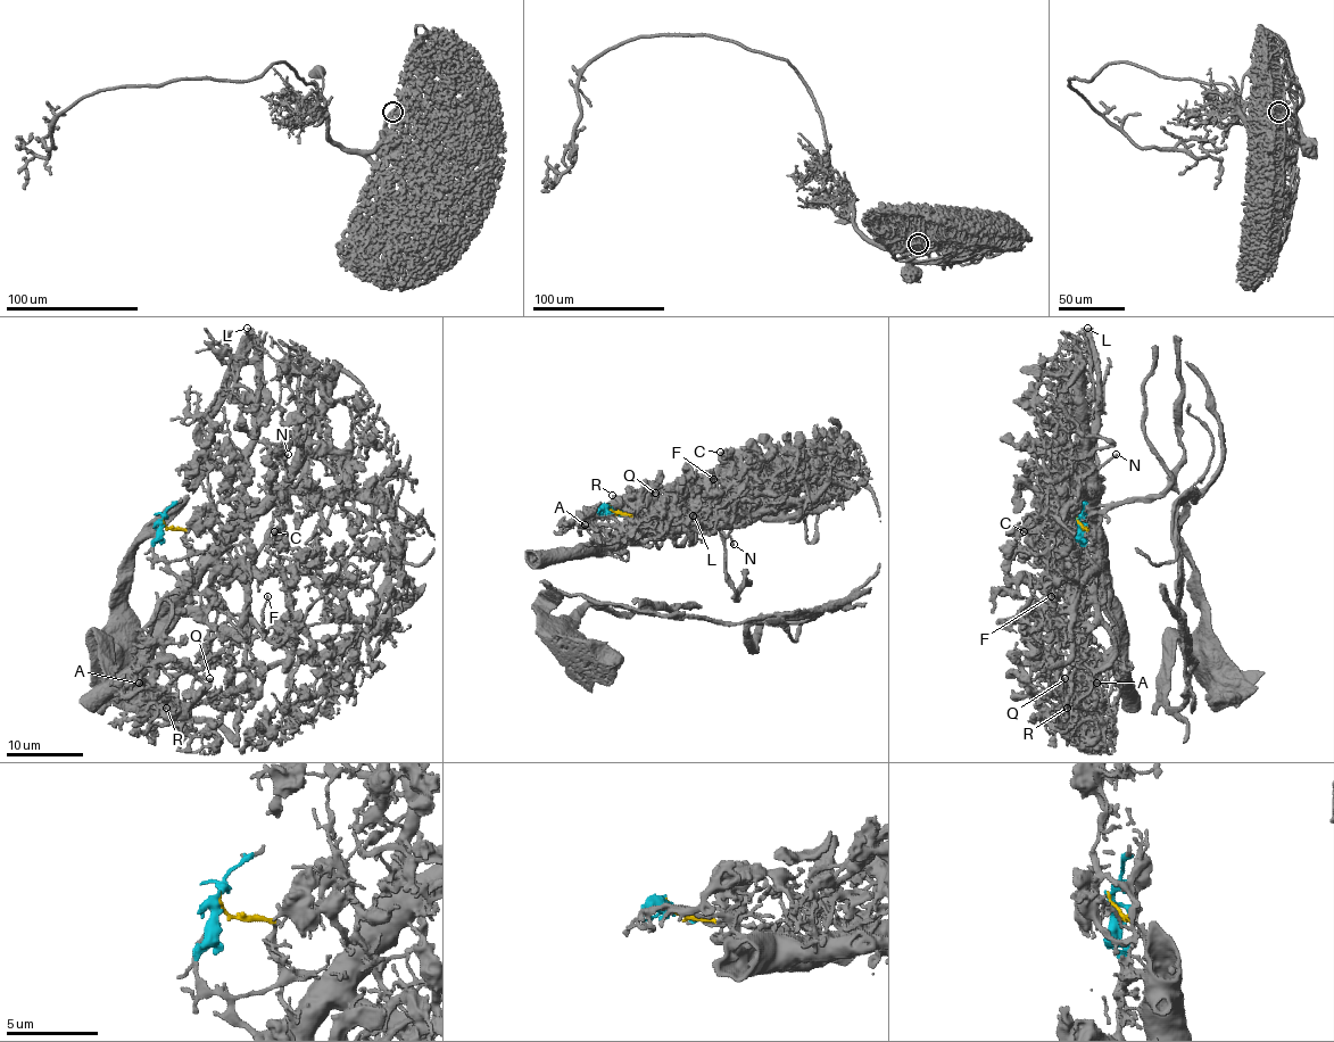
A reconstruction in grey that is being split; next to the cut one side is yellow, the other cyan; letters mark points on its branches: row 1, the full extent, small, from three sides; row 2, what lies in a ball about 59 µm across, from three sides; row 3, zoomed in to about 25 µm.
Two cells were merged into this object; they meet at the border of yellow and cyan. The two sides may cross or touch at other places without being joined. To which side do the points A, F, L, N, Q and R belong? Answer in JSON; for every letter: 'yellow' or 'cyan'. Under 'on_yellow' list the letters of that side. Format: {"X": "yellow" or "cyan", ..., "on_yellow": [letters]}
{"A": "cyan", "F": "yellow", "L": "yellow", "N": "yellow", "Q": "cyan", "R": "cyan", "on_yellow": ["F", "L", "N"]}

